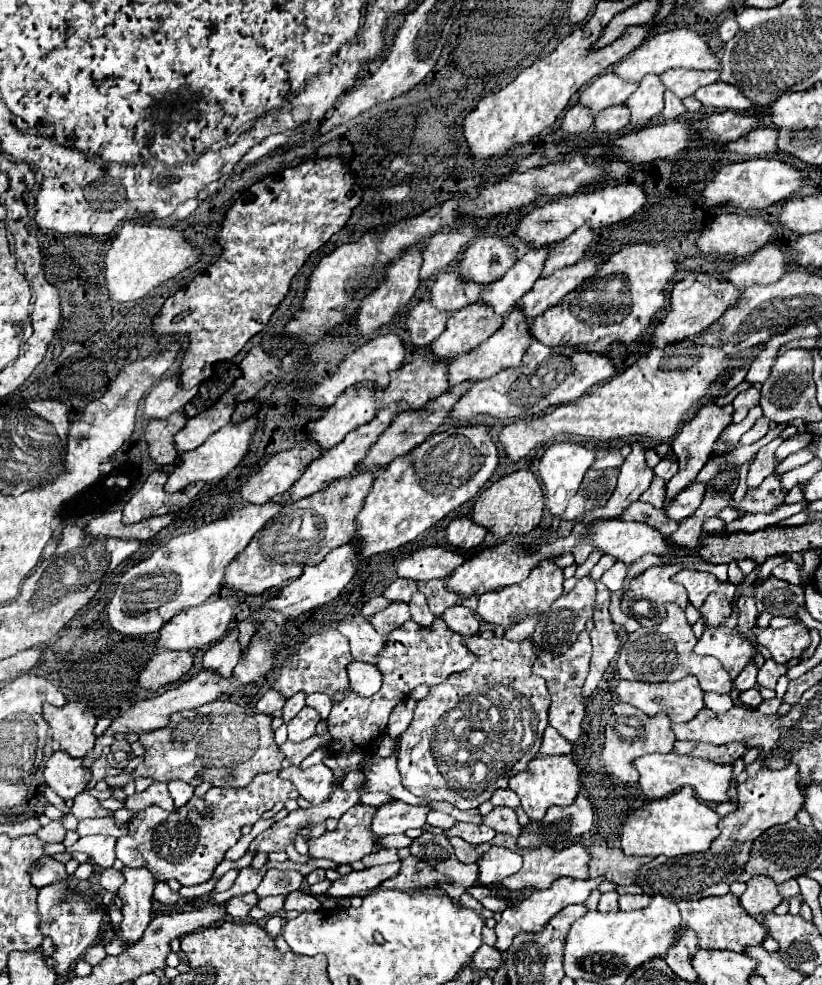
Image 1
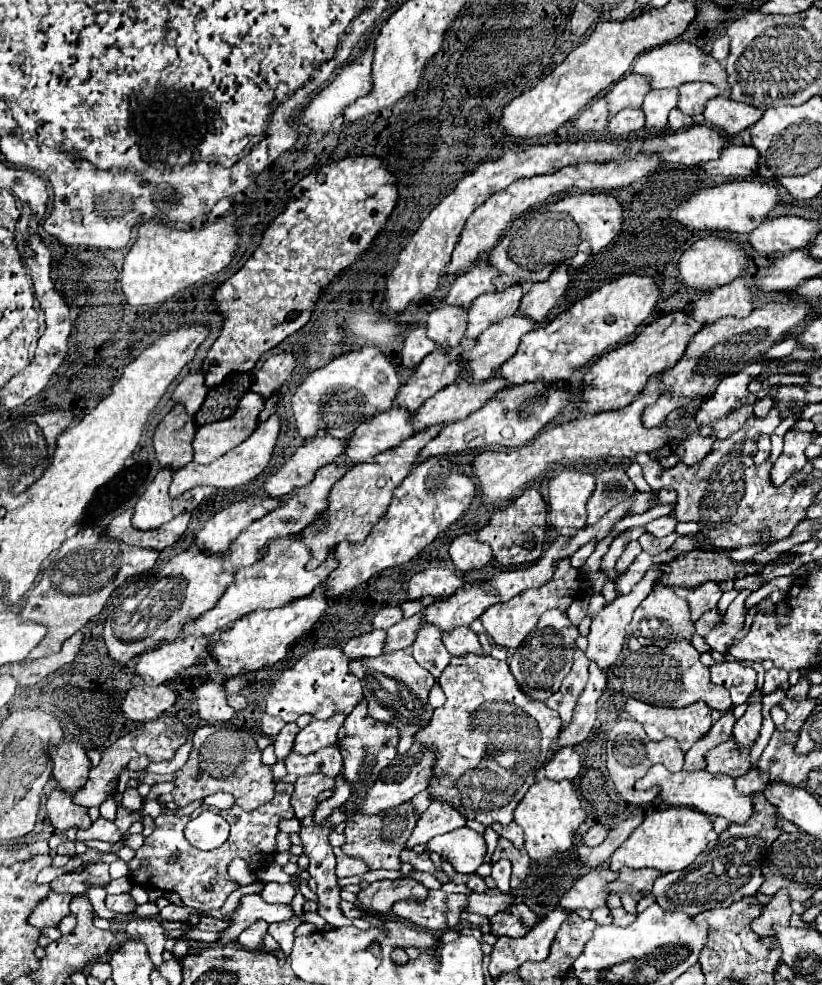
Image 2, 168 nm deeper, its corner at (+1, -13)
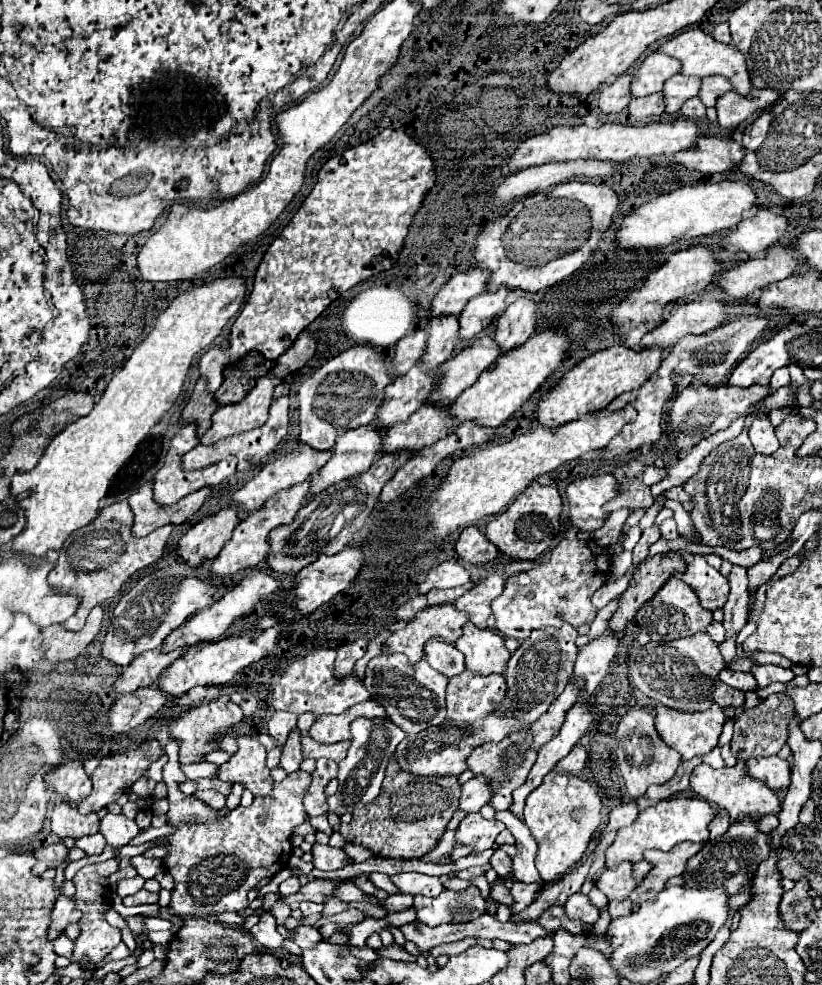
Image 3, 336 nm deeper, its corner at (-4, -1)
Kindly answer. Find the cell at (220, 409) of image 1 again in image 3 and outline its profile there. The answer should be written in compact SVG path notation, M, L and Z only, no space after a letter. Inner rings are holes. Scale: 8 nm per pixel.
M264 376L256 382L254 390L246 394L242 402L220 406L212 416L212 428L200 438L202 444L216 444L220 438L254 430L268 420L268 410L272 404L272 390L282 380L276 376Z

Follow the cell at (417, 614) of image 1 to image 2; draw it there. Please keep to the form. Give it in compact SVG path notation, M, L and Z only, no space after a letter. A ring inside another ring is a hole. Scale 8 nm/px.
M425 624L423 628L419 628L411 648L411 654L417 660L417 664L429 670L435 678L439 678L439 674L451 658L451 654L447 654L447 648L441 642L441 632L433 624Z

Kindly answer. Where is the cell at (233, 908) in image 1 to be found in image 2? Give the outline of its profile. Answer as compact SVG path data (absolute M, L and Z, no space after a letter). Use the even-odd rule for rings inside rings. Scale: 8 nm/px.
M257 920L255 924L251 924L249 928L245 928L245 930L239 934L237 942L239 942L241 946L245 946L247 950L257 950L257 948L261 948L261 944L263 944L265 932L267 932L267 922L265 922L265 920Z

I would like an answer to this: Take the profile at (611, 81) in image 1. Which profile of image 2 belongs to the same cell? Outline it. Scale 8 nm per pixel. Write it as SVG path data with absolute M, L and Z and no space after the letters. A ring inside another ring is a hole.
M627 74L619 82L613 84L613 88L603 96L609 108L609 114L615 116L623 108L639 108L645 94L651 88L647 86L647 78L637 74Z

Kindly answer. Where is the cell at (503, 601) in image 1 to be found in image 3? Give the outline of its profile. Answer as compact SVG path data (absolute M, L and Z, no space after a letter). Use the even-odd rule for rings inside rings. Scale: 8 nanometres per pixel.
M570 526L564 540L552 550L548 562L506 580L504 592L492 602L492 614L500 634L514 640L526 640L530 632L538 628L560 628L562 622L578 628L580 624L590 624L596 618L598 608L592 606L590 598L608 582L610 554L594 540L578 540L578 532L580 530L576 526Z

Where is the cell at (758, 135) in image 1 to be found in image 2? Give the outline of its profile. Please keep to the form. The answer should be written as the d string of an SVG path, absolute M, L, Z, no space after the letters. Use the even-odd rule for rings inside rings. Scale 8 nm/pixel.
M727 146L717 160L701 164L711 176L729 176L735 180L743 180L755 174L759 168L759 152L753 146Z

